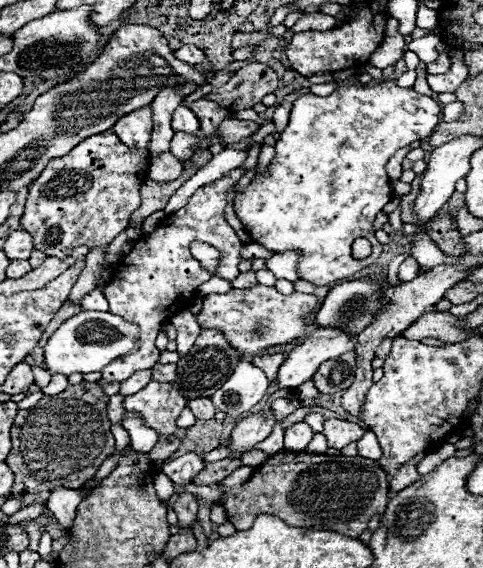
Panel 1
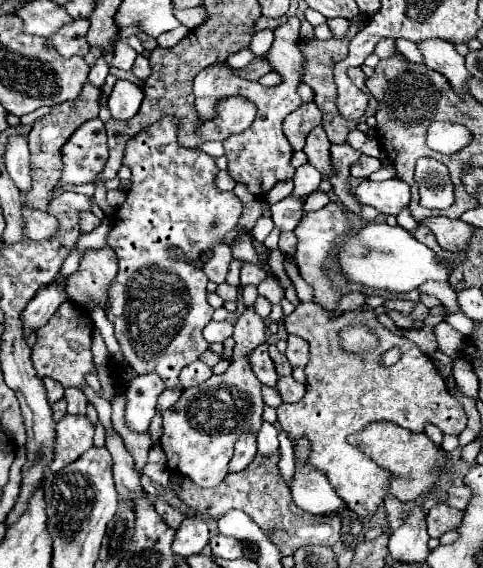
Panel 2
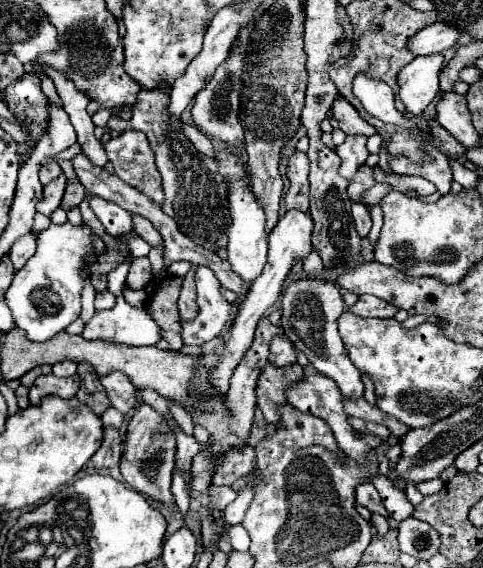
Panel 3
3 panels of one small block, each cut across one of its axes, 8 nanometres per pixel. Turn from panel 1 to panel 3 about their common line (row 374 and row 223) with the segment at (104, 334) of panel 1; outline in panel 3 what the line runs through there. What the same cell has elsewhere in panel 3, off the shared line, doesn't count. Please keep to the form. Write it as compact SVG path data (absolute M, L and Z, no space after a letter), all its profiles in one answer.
M70 222L62 226L52 224L48 230L40 232L40 238L36 240L36 254L14 274L6 292L6 304L12 312L14 324L26 332L28 340L44 342L80 316L80 294L84 286L80 272L86 268L84 258L94 252L90 236L92 230L88 226L72 226Z

